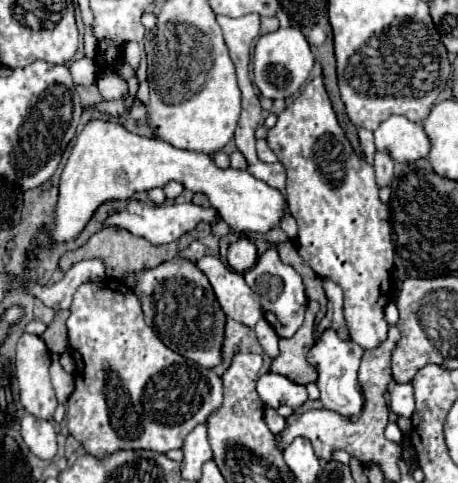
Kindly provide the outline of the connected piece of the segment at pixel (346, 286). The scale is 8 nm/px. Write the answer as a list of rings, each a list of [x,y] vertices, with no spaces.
[[[322,78],[310,80],[294,104],[278,114],[274,128],[268,128],[266,142],[278,156],[278,162],[282,162],[286,168],[288,204],[298,224],[298,236],[294,240],[298,254],[320,278],[332,280],[344,290],[344,322],[350,340],[356,342],[362,350],[376,348],[388,334],[384,306],[392,300],[390,272],[394,266],[394,244],[390,234],[390,212],[388,206],[378,200],[374,168],[352,150],[342,128],[338,126]]]

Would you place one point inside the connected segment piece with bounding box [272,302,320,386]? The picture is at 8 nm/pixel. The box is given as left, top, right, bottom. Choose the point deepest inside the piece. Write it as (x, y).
(293, 363)

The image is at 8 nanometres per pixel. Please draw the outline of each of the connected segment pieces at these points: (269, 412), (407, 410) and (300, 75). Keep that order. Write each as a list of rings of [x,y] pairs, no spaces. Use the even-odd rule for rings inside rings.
[[[266,408],[266,412],[264,412],[264,422],[266,422],[266,426],[268,426],[274,434],[280,434],[280,432],[284,430],[284,426],[286,426],[286,420],[280,418],[274,408]]]
[[[394,384],[392,392],[390,392],[390,410],[398,416],[412,416],[412,412],[414,412],[412,384]]]
[[[278,28],[272,34],[260,36],[256,42],[252,70],[254,70],[254,84],[258,86],[264,98],[270,100],[290,98],[306,82],[306,78],[312,72],[312,66],[314,66],[314,56],[310,44],[298,28]]]

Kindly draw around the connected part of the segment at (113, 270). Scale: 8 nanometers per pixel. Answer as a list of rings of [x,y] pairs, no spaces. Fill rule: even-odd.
[[[106,226],[100,232],[96,232],[82,248],[72,250],[72,252],[66,252],[60,258],[60,268],[66,272],[66,270],[70,270],[80,260],[100,258],[106,264],[108,278],[114,278],[114,280],[124,282],[128,274],[140,272],[140,270],[148,270],[148,268],[156,268],[158,264],[168,262],[168,260],[174,260],[176,256],[178,256],[178,244],[176,242],[170,242],[170,244],[164,244],[164,246],[152,246],[150,242],[144,242],[144,238],[136,238],[136,236],[128,234],[128,230],[120,230],[116,226]]]

